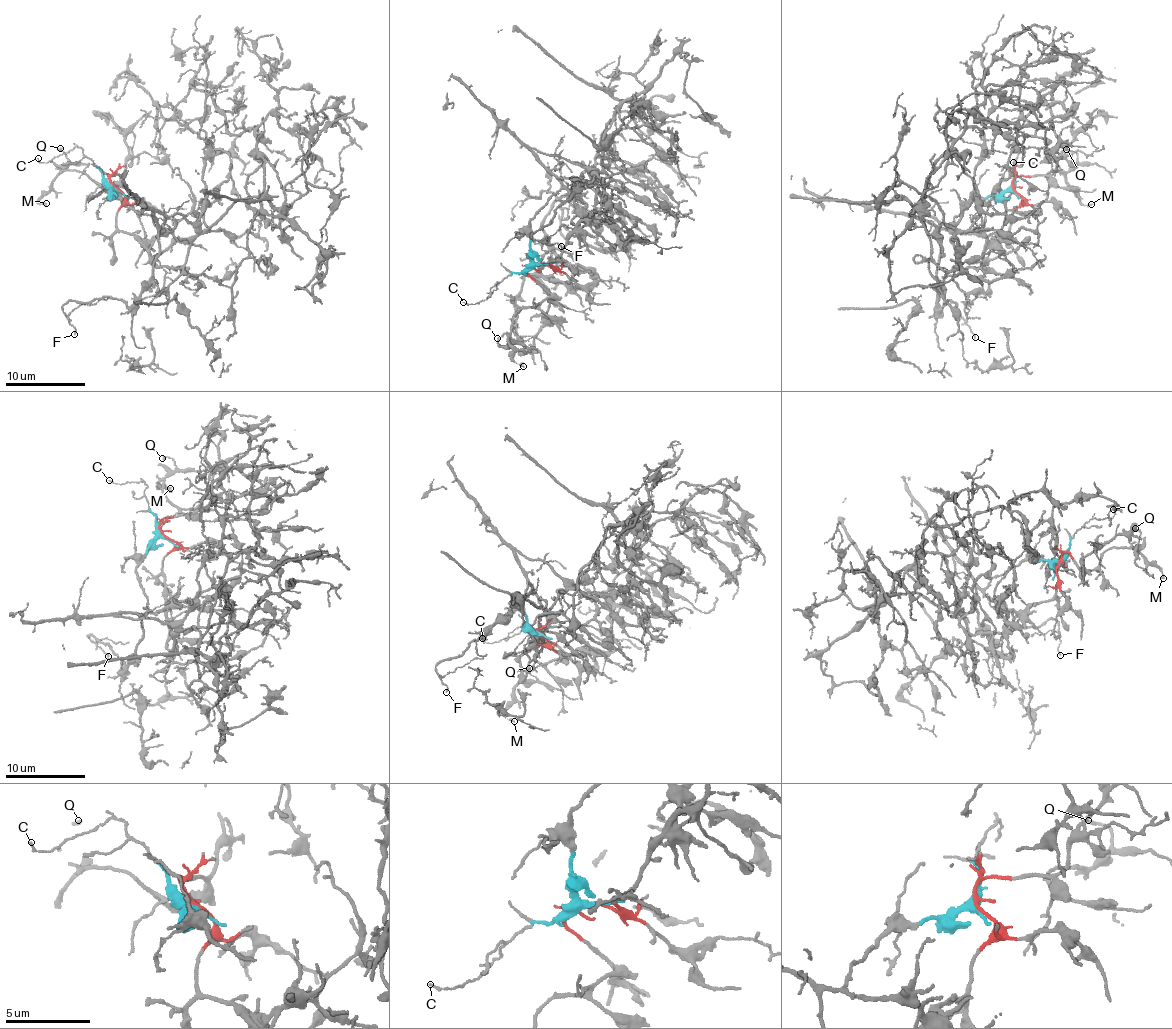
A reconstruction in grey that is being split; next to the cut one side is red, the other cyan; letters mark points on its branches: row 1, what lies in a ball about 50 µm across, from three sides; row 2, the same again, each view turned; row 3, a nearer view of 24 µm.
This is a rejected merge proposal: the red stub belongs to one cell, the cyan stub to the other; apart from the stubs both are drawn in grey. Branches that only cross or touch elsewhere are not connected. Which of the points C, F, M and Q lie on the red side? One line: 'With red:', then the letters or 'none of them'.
With red: M, Q

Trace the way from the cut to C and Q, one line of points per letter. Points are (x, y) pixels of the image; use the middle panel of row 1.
C: (537, 265), (523, 273), (509, 275), (486, 299), (474, 305), (463, 302)
Q: (537, 265), (529, 267), (527, 273), (551, 293), (514, 317), (513, 343), (502, 346), (498, 338)

